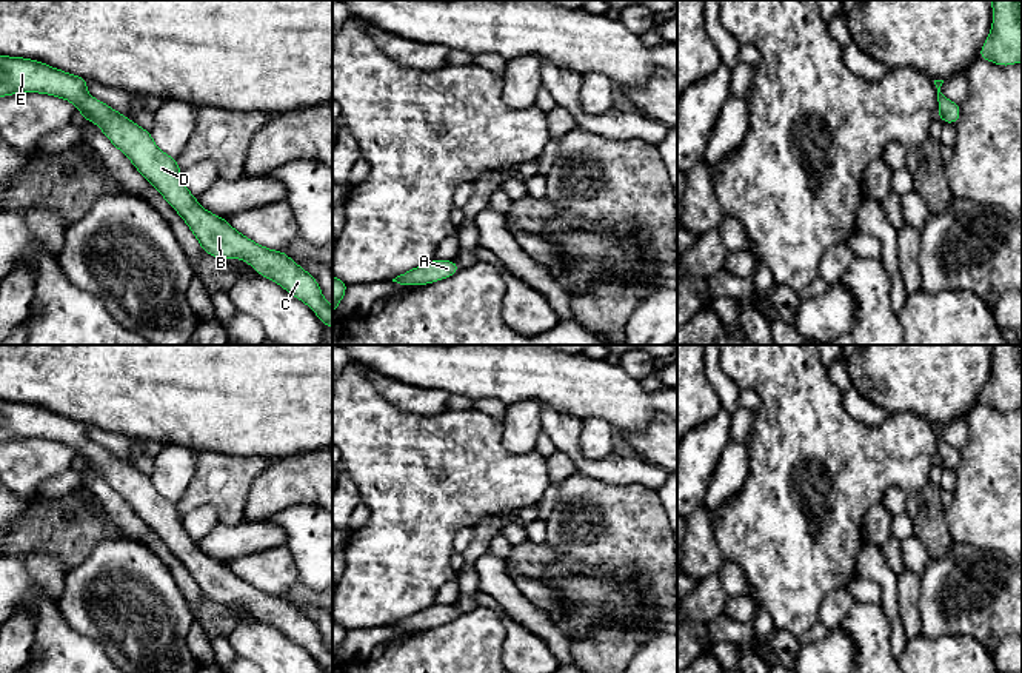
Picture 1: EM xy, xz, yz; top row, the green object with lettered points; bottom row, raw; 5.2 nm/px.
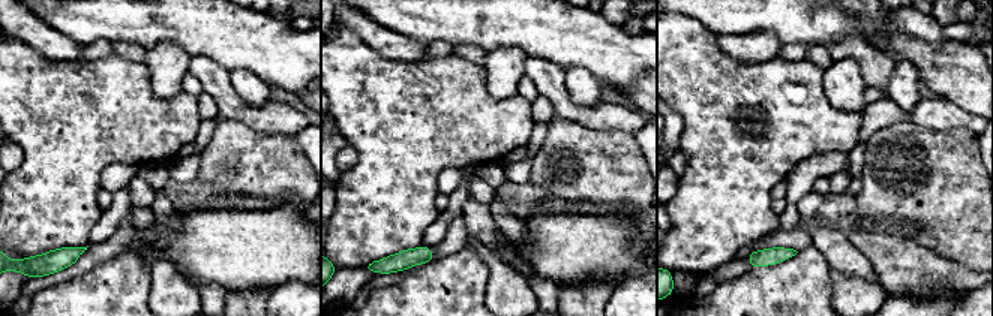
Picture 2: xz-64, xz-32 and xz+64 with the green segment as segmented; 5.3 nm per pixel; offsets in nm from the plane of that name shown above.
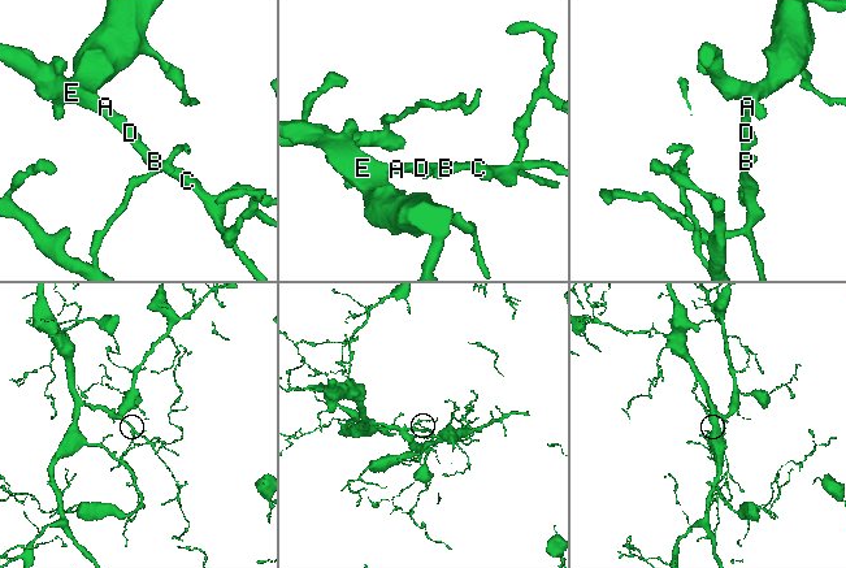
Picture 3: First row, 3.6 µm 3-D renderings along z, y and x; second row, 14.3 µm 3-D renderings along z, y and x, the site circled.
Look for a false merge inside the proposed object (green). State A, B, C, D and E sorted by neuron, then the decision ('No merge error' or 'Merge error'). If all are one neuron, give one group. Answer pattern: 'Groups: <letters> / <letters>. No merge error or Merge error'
Groups: A B C D E. No merge error

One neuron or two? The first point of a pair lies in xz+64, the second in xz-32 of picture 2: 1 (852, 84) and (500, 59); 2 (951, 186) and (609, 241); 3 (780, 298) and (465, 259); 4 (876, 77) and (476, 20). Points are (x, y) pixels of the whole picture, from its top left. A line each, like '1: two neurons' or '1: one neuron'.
1: one neuron
2: two neurons
3: one neuron
4: two neurons

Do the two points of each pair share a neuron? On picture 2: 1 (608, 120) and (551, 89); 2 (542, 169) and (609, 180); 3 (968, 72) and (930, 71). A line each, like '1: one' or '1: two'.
1: one
2: one
3: one

